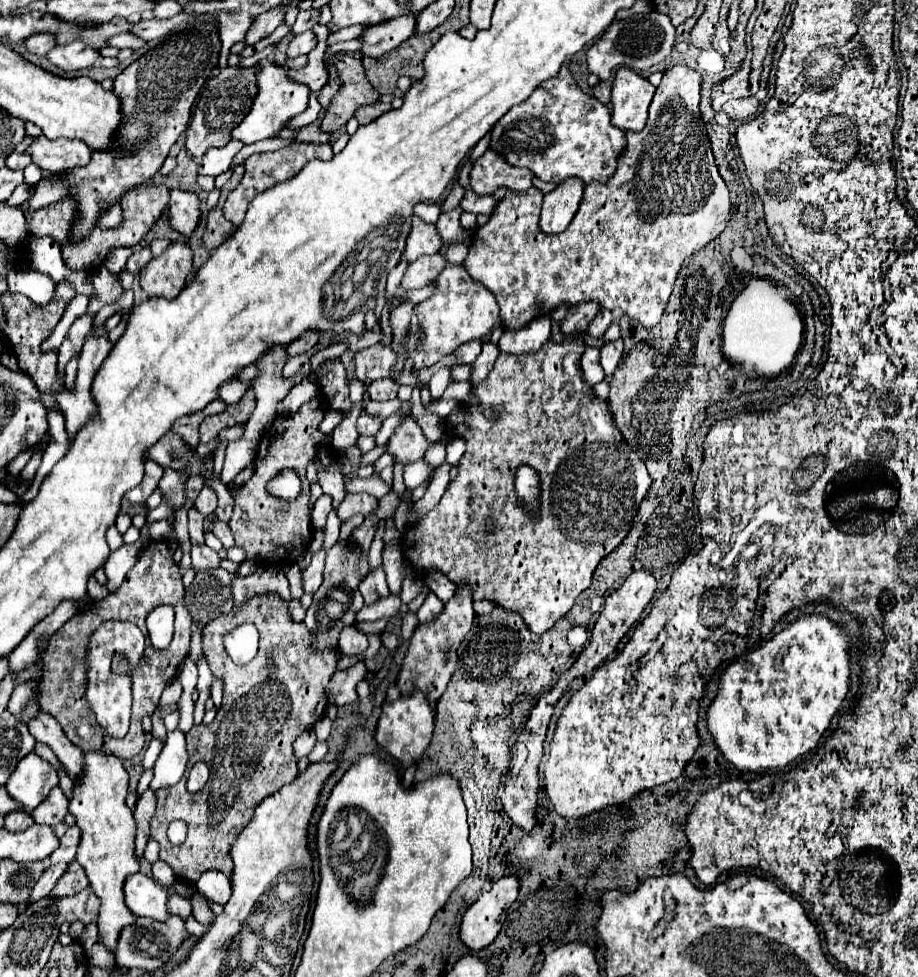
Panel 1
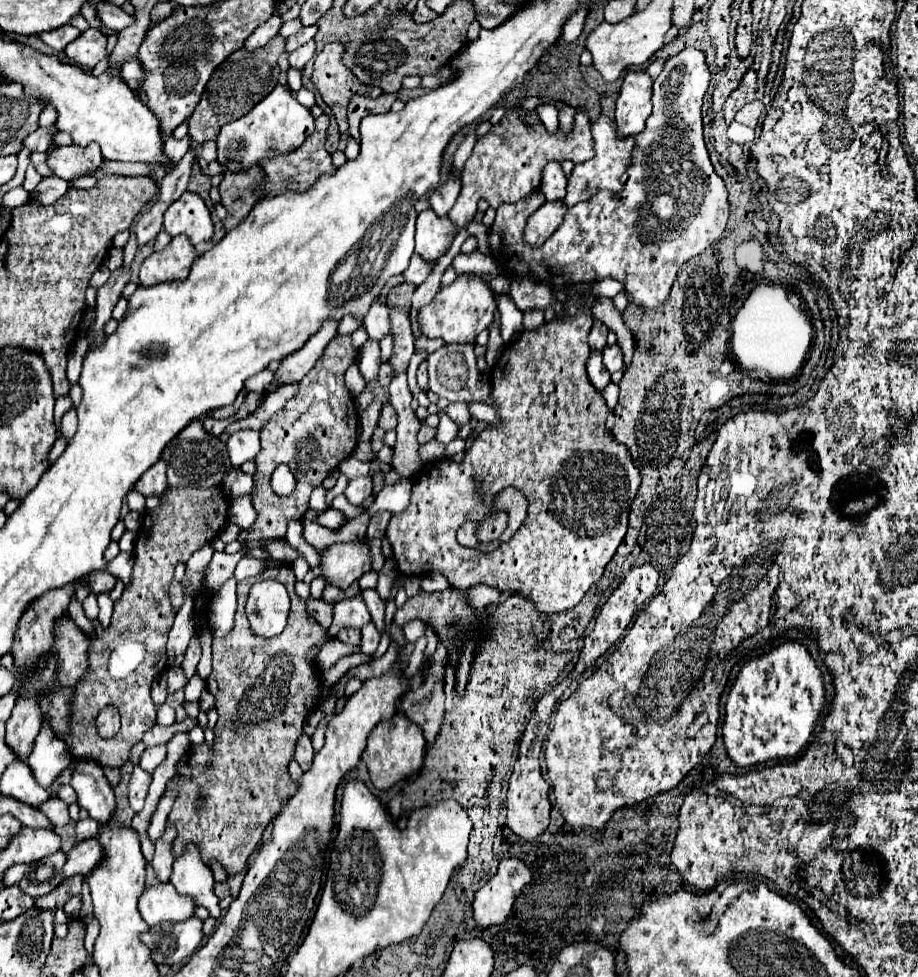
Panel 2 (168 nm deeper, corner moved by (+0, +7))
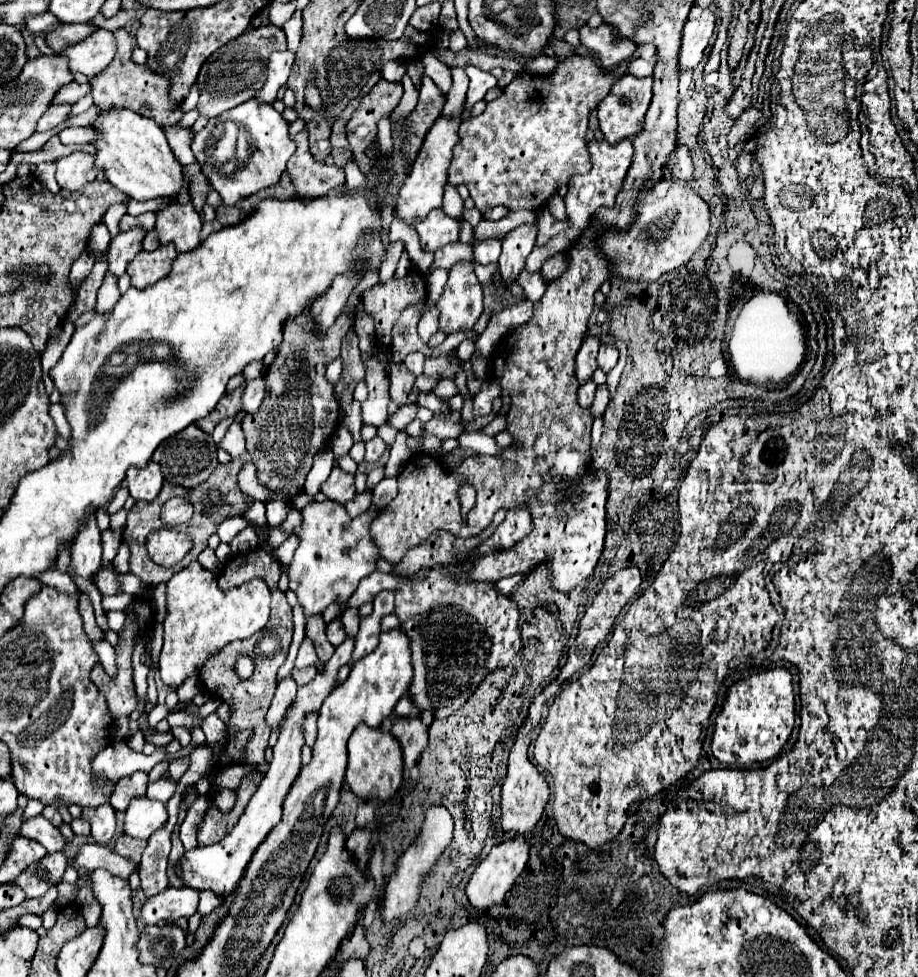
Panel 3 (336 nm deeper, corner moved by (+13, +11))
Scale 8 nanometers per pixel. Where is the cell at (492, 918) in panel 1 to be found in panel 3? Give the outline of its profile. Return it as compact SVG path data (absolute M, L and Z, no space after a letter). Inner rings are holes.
M515 837L511 841L503 841L495 845L489 855L475 867L469 883L467 883L467 897L473 907L487 909L493 903L501 903L505 893L513 887L515 879L523 873L529 859L529 843L523 837Z

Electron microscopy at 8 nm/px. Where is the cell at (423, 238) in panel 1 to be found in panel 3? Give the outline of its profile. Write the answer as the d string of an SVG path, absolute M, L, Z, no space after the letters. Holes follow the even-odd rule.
M433 209L421 223L415 225L415 229L421 237L421 247L425 251L433 253L439 247L459 239L461 221L455 219L455 217L445 215L441 209Z

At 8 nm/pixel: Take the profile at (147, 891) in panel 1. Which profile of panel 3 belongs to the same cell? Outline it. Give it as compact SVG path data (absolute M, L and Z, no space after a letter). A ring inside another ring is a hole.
M167 887L163 893L147 899L147 903L141 909L141 919L147 925L161 925L167 919L181 919L191 917L197 911L199 903L199 891L191 887Z

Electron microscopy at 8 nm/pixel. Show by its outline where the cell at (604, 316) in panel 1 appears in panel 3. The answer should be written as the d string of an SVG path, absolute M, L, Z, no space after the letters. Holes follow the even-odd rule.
M587 337L577 353L575 365L577 365L577 381L579 385L593 379L593 373L597 371L597 349L599 341L595 337Z

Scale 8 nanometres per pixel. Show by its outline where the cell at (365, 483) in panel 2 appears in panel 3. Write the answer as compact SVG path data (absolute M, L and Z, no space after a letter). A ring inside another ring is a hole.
M333 467L329 479L321 485L321 493L337 503L347 503L355 495L355 479L339 467Z

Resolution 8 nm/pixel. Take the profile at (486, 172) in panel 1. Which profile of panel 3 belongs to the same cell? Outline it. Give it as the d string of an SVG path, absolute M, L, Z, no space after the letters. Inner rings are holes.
M571 55L563 59L551 75L517 75L505 89L503 95L491 103L479 117L469 117L459 127L459 145L453 149L453 161L449 167L449 183L453 187L467 185L471 199L479 211L493 209L497 205L509 211L529 209L539 211L555 195L561 185L567 185L575 173L587 173L589 151L587 151L587 129L591 111L607 97L609 89L623 73L603 71L591 55Z

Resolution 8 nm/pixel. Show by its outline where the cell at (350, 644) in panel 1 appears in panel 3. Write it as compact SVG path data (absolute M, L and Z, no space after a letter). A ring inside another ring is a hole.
M331 621L329 625L327 625L327 639L329 639L329 643L331 645L341 645L343 641L345 641L345 631L343 631L343 625L341 625L341 621Z

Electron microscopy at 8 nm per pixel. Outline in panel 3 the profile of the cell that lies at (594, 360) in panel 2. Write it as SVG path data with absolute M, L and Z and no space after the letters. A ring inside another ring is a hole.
M593 381L581 385L579 387L579 393L577 393L577 403L581 407L591 407L593 405L593 399L595 399L595 389L597 389L597 385Z

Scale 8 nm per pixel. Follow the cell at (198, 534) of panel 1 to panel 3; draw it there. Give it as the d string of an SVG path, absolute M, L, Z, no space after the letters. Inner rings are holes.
M193 561L189 567L181 569L173 575L173 579L167 583L167 619L165 619L165 641L161 649L161 661L159 661L159 673L163 683L177 689L189 675L197 673L209 657L219 653L227 643L235 639L247 639L253 633L261 631L269 619L269 603L271 603L271 591L261 579L251 579L239 587L225 591L217 589L215 573L203 569L197 561Z

